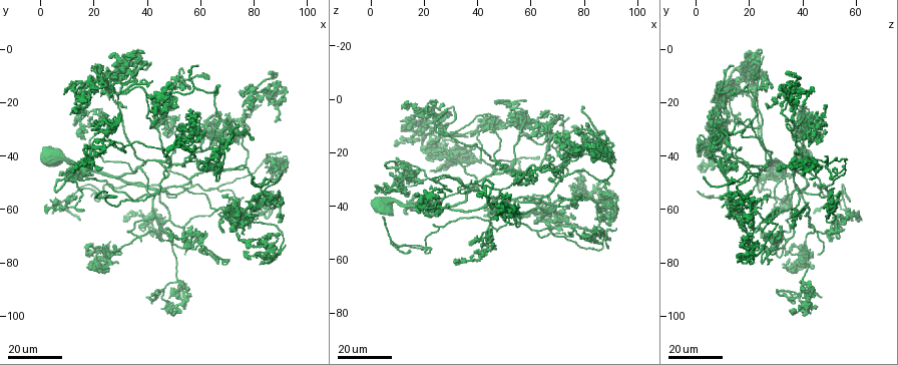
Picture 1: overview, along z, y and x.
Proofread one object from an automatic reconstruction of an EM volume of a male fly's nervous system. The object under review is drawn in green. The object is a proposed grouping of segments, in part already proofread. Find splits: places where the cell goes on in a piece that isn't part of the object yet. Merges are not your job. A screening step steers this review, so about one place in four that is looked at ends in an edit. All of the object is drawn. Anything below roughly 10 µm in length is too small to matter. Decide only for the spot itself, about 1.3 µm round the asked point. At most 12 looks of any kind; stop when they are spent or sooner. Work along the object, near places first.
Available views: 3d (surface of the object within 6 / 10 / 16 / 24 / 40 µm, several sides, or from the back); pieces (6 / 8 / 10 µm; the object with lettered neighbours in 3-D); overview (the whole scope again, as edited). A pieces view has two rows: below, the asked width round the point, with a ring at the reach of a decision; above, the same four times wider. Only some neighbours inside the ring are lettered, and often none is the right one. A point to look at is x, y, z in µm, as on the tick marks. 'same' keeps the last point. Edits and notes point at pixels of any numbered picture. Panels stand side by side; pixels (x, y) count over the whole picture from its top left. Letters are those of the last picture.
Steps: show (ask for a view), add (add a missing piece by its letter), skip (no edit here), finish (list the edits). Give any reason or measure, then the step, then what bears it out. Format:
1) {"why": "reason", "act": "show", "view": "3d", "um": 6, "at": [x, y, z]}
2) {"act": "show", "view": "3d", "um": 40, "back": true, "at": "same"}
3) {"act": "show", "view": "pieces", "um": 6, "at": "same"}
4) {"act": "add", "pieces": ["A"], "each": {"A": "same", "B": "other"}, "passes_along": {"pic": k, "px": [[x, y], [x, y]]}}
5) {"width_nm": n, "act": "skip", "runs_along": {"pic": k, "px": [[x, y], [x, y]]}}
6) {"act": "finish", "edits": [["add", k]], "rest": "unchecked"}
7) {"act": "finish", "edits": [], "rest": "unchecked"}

{"why": "free end", "act": "show", "view": "3d", "um": 24, "at": [90, 41, 53]}

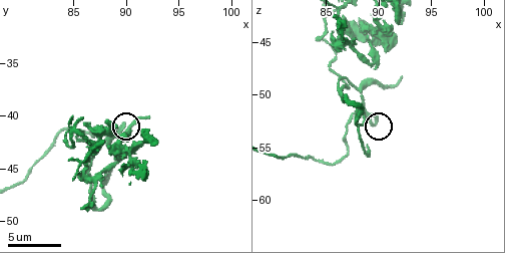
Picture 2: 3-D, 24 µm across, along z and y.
{"act": "show", "view": "pieces", "um": 10, "at": [89.8, 41.0, 52.8]}

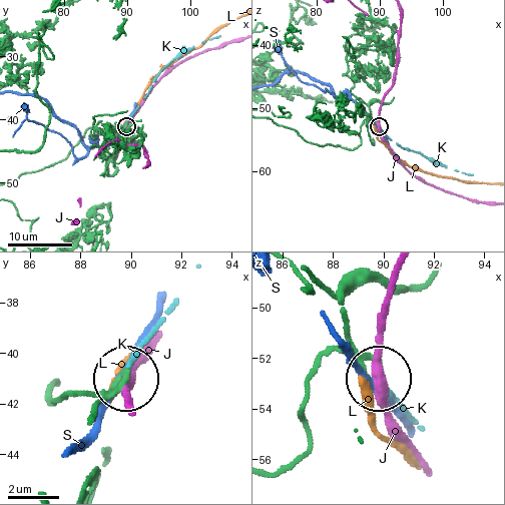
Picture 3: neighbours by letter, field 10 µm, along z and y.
{"act": "skip", "each": {"J": "other", "K": "other", "L": "other", "S": "other"}, "runs_along": {"pic": 3, "px": [[56, 381], [49, 398], [62, 400], [101, 391], [125, 374]]}, "found": "no lettered piece goes on from it"}

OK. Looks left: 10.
{"why": "tapers out", "act": "show", "view": "3d", "um": 10, "at": [92.0, 40.0, 48.4]}

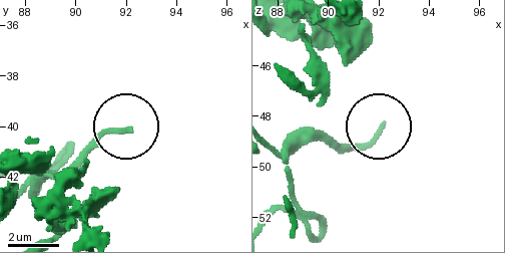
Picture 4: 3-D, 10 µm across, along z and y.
{"why": "what lies round it", "act": "show", "view": "pieces", "um": 8, "at": [92.1, 40.1, 48.4]}

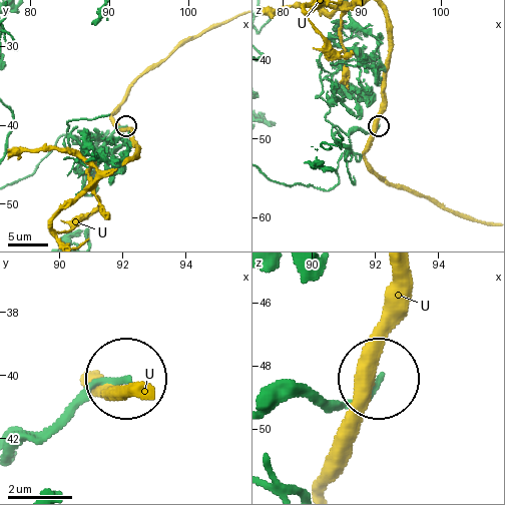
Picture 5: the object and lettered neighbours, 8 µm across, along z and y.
{"width_nm": 180, "act": "skip", "each": {"U": "other"}, "runs_along": {"pic": 5, "px": [[301, 185], [333, 187], [351, 132], [378, 127]]}, "found": "none of them fits"}

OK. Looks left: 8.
{"why": "branch stops here", "act": "show", "view": "3d", "um": 24, "at": [81, 56, 10]}

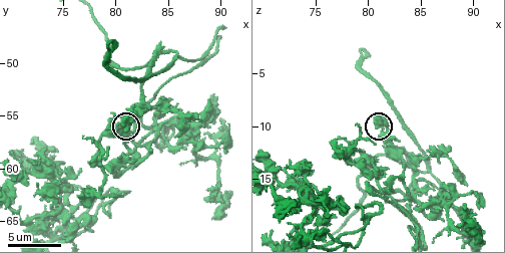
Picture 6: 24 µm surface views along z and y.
{"act": "show", "view": "pieces", "um": 10, "at": [80.8, 56.2, 9.2]}

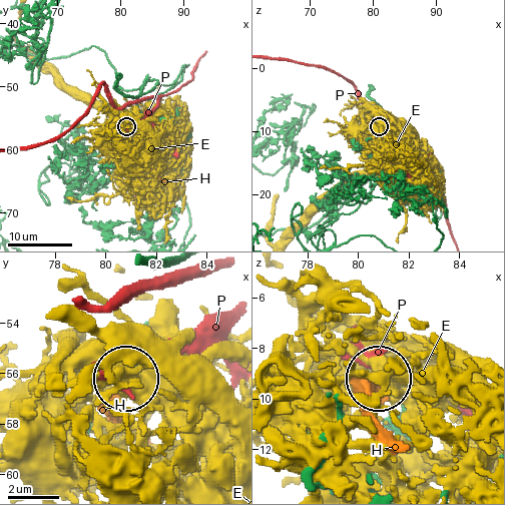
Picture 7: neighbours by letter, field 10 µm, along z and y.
{"act": "skip", "each": {"E": "other", "H": "other", "P": "other"}, "found": "no lettered piece goes on from it"}

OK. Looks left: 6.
{"why": "an open end", "act": "show", "view": "3d", "um": 24, "at": [25, 53, 1]}

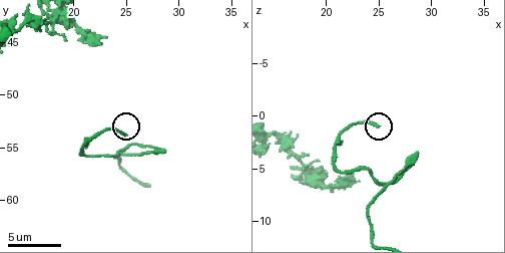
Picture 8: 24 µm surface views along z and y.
{"why": "see the neighbours", "act": "show", "view": "pieces", "um": 6, "at": [25.0, 53.6, 0.8]}

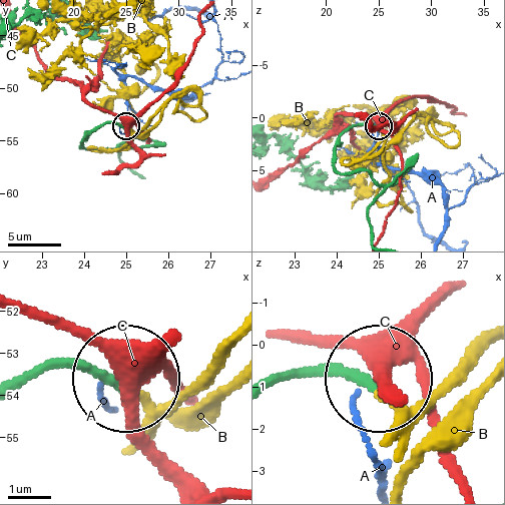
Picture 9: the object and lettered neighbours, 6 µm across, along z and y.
{"width_nm": 190, "act": "add", "pieces": ["B"], "each": {"A": "other", "B": "same", "C": "other"}, "passes_along": {"pic": 9, "px": [[275, 386], [307, 372], [371, 383], [407, 436], [407, 479]]}, "found": "the cell continues"}

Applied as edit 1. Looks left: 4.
{"act": "show", "view": "overview"}

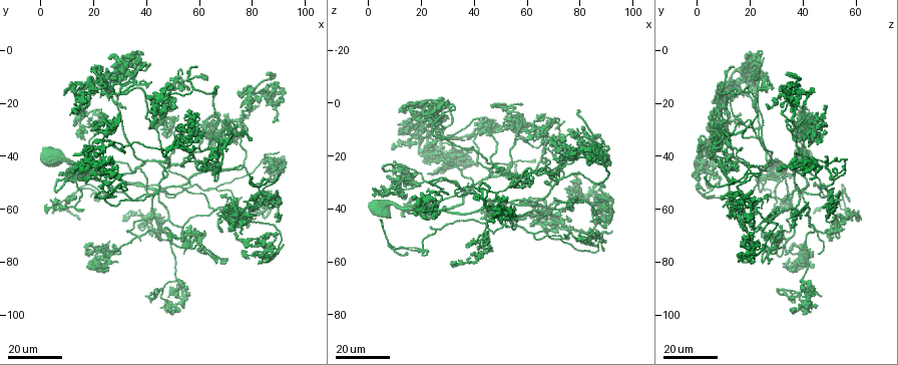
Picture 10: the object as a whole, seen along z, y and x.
{"why": "branch stops here", "act": "show", "view": "3d", "um": 16, "at": [21, 32, 13]}

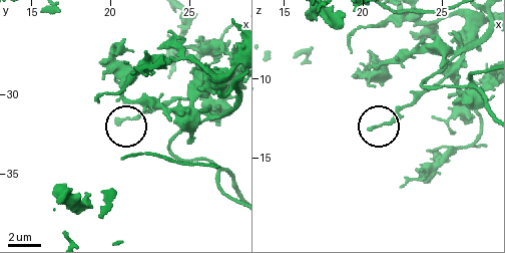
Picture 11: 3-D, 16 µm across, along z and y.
{"act": "show", "view": "pieces", "um": 10, "at": [20.4, 31.8, 13.2]}

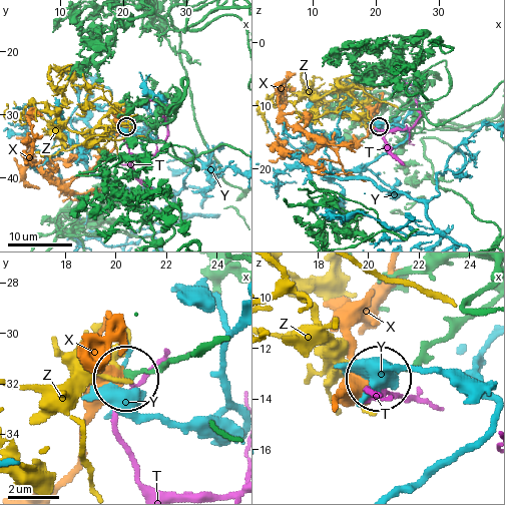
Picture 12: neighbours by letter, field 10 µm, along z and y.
{"act": "skip", "each": {"T": "other", "X": "other", "Y": "other", "Z": "other"}, "found": "none of them fits"}

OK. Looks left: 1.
{"act": "finish", "edits": [["add", 9]], "rest": "unchecked"}

